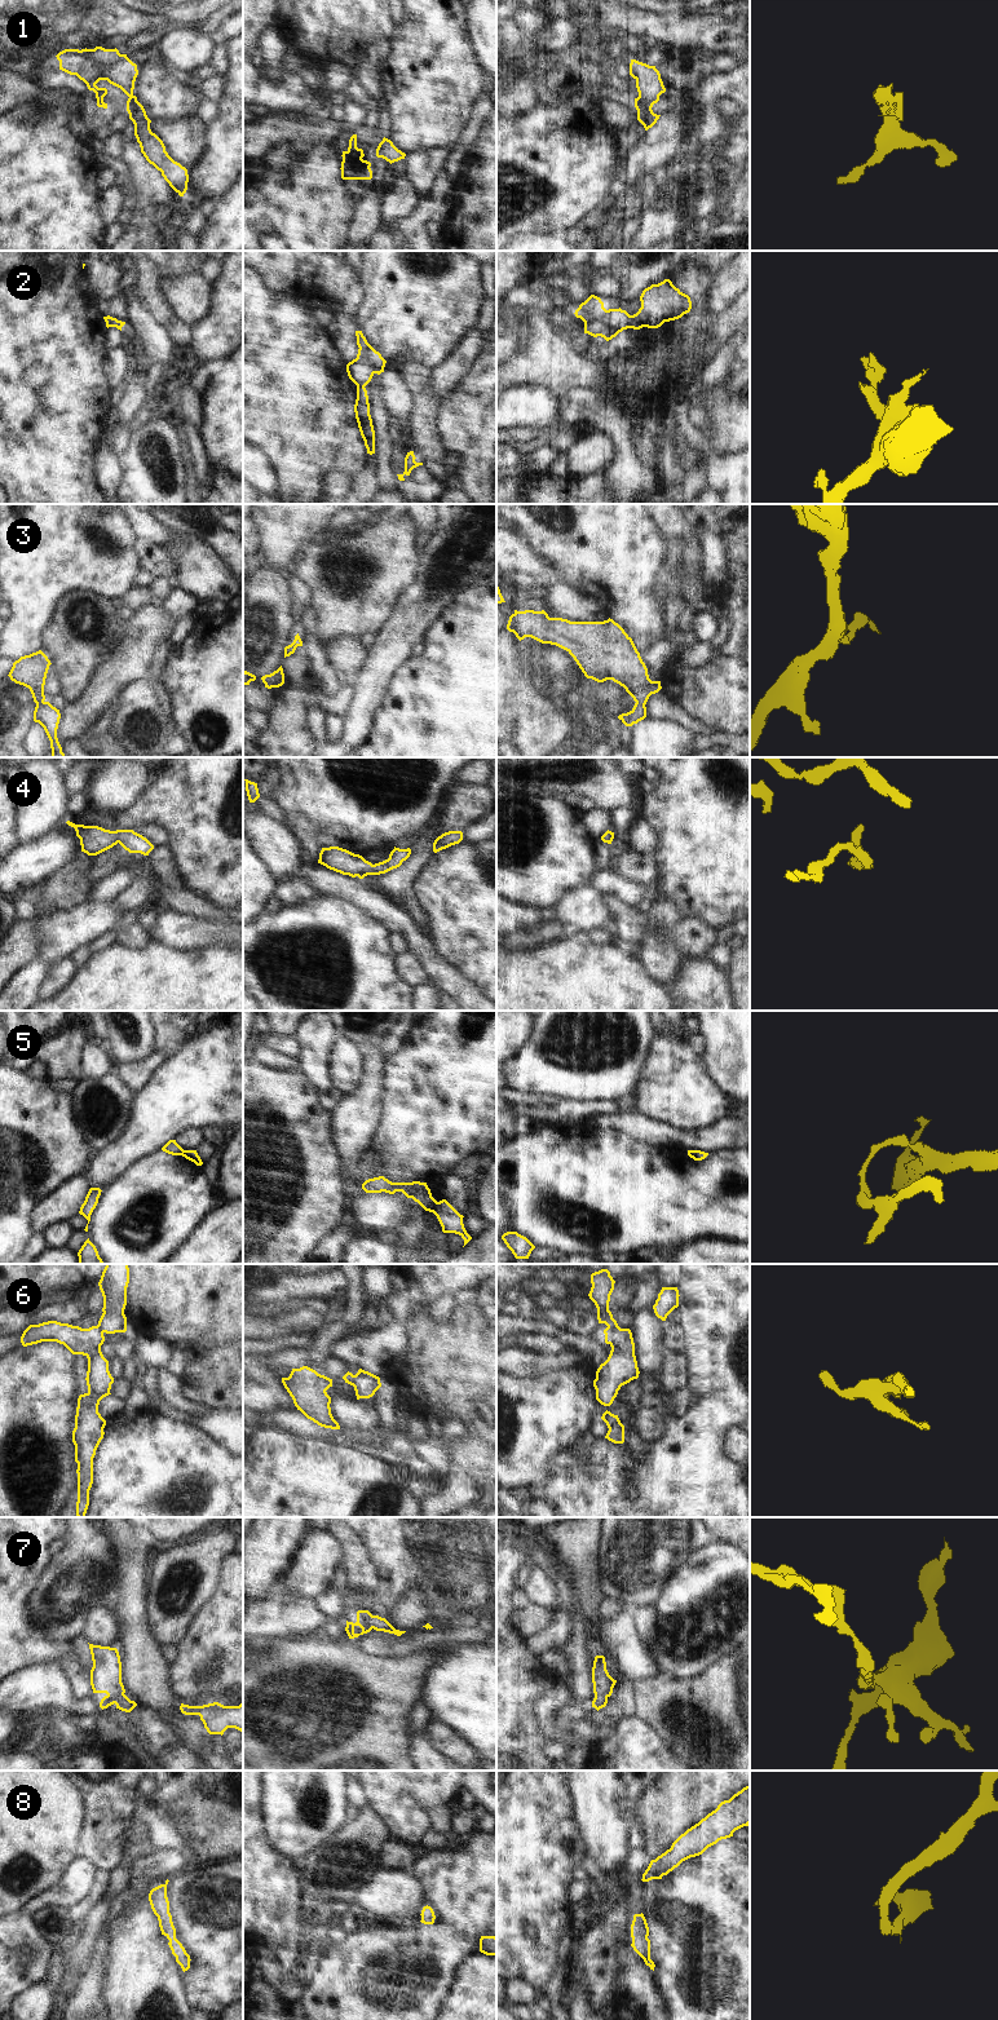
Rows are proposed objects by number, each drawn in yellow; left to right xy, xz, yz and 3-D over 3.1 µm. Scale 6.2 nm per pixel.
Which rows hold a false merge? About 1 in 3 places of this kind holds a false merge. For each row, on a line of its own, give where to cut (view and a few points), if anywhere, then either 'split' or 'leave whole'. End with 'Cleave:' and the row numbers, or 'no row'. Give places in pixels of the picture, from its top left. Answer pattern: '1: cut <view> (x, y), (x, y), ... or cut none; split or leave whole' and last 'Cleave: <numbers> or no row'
1: cut none; leave whole
2: cut yz (630, 315), (631, 327); split
3: cut none; leave whole
4: cut none; leave whole
5: cut xz (437, 1202), (432, 1211); split
6: cut yz (608, 1326), (618, 1327); split
7: cut none; leave whole
8: cut none; leave whole
Cleave: 2, 5, 6

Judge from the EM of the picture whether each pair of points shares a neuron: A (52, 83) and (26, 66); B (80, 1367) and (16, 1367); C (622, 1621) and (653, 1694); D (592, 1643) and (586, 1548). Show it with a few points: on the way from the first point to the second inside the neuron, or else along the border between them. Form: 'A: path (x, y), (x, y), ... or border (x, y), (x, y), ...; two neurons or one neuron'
A: border (58, 67), (43, 70), (34, 80); two neurons
B: border (71, 1353), (71, 1373), (79, 1395); two neurons
C: border (675, 1679), (639, 1679), (635, 1683); two neurons
D: path (592, 1620), (592, 1592), (586, 1581), (586, 1572); one neuron

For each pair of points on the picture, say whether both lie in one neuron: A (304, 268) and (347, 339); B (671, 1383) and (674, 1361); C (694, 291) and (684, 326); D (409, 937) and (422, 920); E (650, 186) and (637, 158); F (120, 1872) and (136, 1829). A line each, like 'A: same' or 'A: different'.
A: same
B: same
C: same
D: different
E: different
F: same

